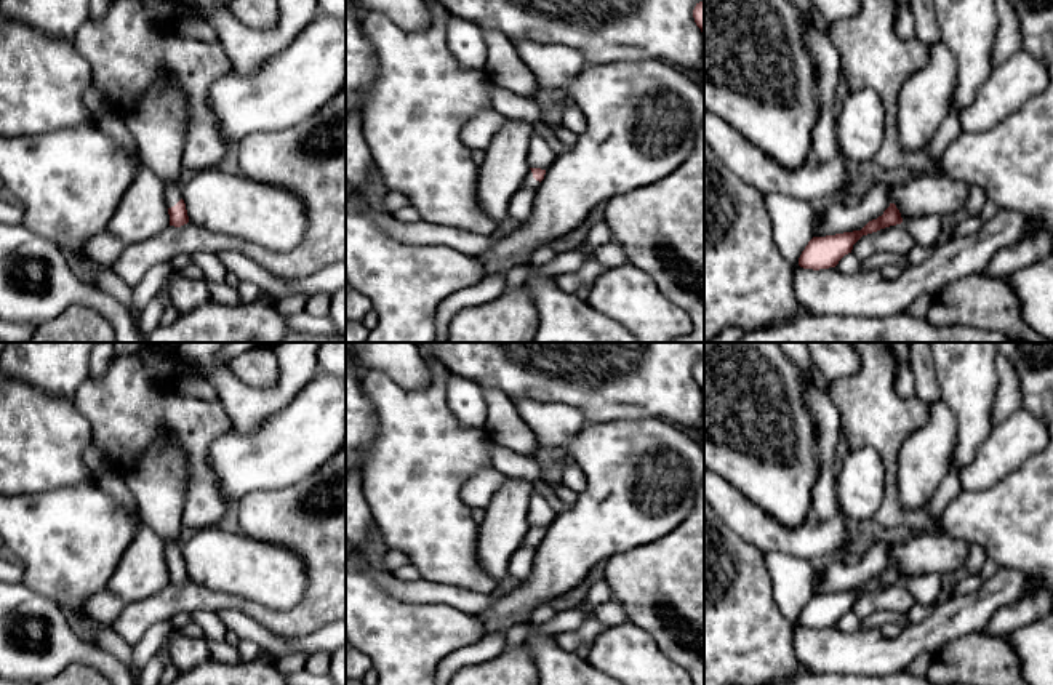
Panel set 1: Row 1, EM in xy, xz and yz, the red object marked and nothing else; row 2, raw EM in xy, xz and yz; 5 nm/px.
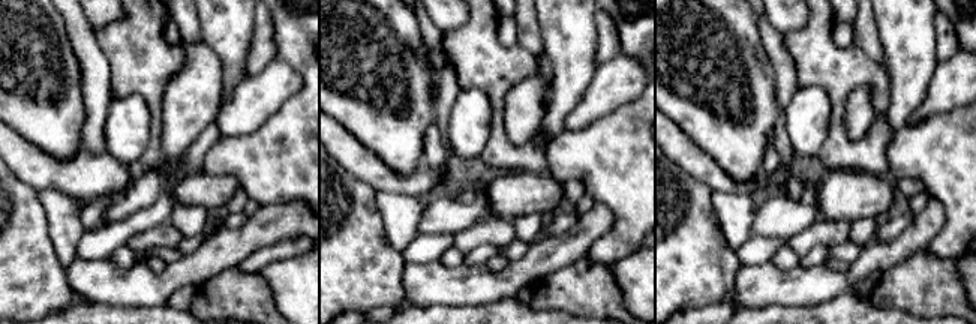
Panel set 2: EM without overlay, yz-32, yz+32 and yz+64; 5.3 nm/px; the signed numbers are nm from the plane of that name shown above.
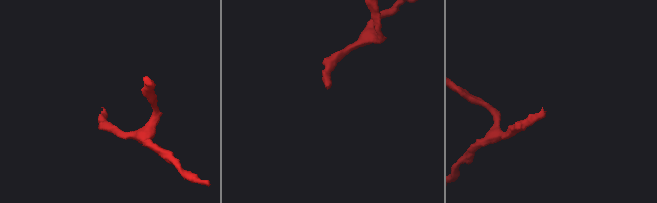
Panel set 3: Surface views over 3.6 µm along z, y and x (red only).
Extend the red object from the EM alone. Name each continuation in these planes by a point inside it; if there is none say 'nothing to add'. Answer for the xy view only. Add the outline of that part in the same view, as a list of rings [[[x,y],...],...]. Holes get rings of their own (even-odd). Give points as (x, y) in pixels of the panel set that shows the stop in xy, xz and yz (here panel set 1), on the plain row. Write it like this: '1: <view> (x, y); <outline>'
1: xy (172, 549); [[[165,543],[165,560],[166,565],[174,565],[181,557],[182,543]]]

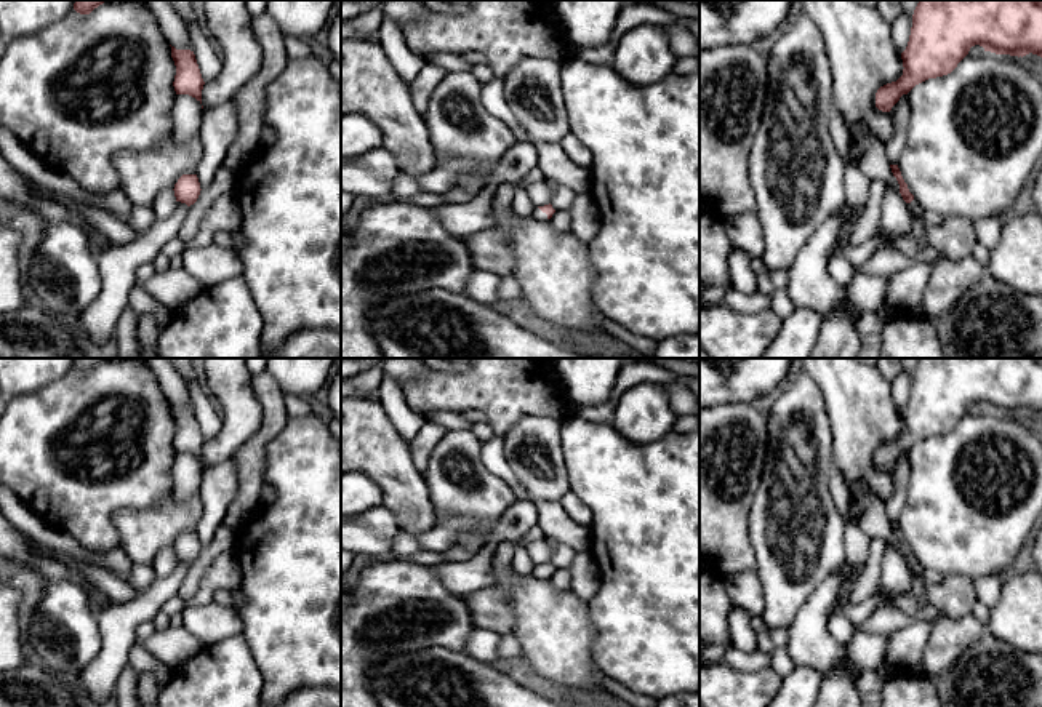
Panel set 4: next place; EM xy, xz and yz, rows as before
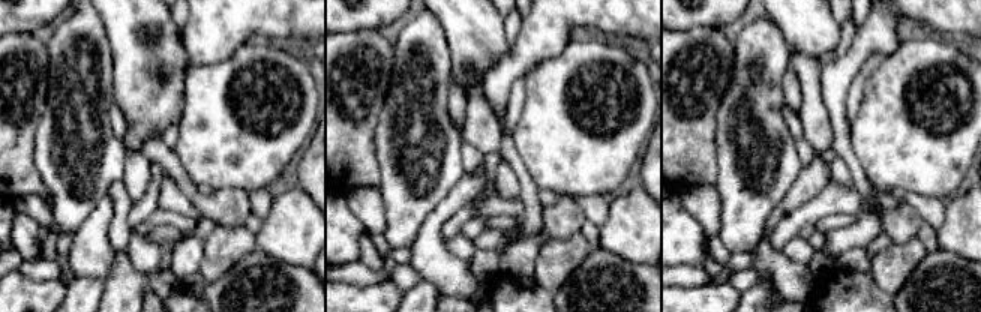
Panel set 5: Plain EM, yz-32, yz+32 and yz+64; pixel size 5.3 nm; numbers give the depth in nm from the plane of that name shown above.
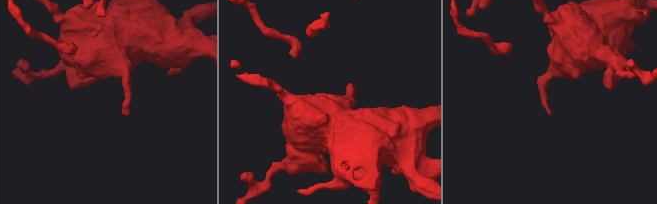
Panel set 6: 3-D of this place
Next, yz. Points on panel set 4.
1: yz (919, 592); [[[916,558],[908,561],[908,568],[911,573],[911,585],[912,585],[912,597],[917,601],[919,609],[928,605],[927,590],[925,590],[925,579],[924,579],[924,568],[919,565]]]

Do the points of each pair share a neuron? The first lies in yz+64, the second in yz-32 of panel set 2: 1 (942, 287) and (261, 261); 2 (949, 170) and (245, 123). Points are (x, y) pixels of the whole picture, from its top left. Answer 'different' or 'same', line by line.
1: different
2: different

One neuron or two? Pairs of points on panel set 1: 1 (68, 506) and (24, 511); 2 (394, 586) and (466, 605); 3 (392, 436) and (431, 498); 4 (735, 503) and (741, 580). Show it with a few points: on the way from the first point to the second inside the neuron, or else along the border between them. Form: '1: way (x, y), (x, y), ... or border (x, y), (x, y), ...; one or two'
1: way (56, 511), (36, 511); one
2: way (412, 591), (448, 594); one
3: way (408, 452), (418, 461), (421, 482); one
4: border (720, 516), (736, 533), (764, 552); two

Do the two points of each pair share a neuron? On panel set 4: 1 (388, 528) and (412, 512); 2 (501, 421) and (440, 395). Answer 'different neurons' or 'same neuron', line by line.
1: different neurons
2: same neuron

